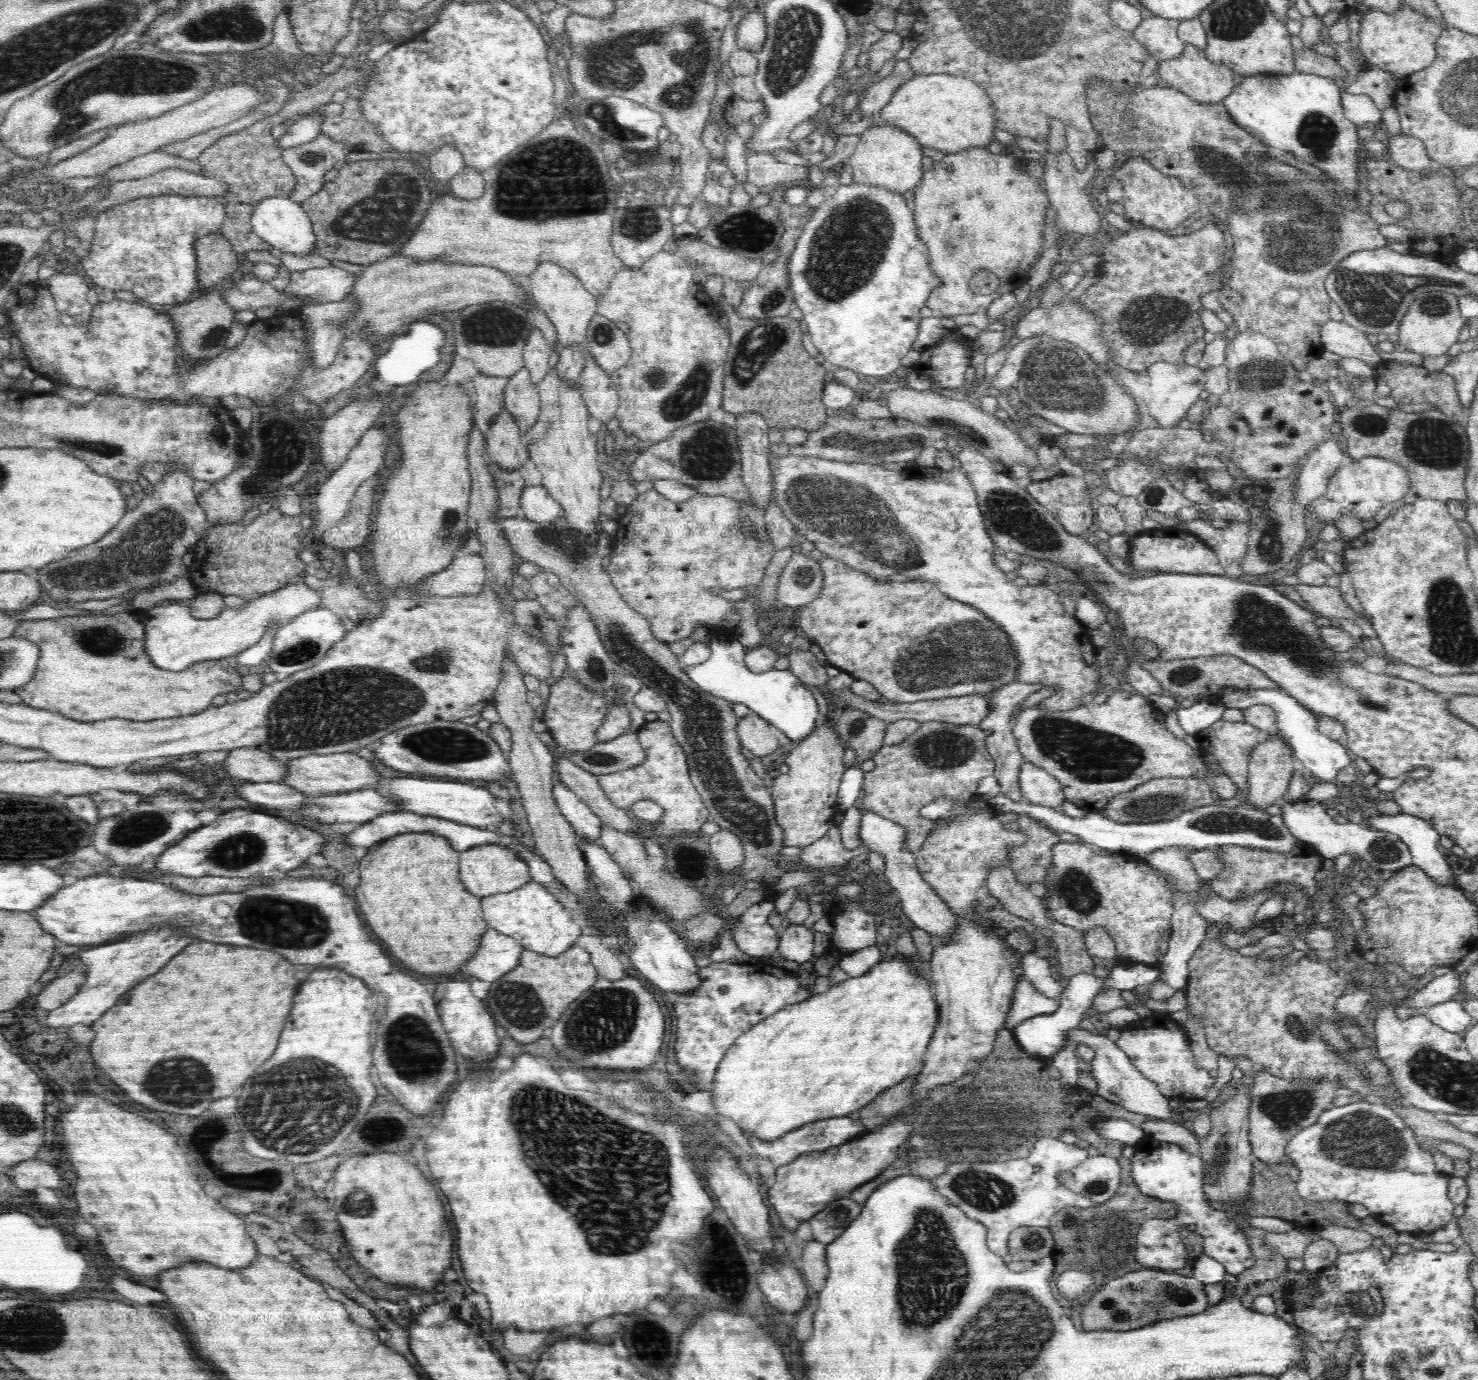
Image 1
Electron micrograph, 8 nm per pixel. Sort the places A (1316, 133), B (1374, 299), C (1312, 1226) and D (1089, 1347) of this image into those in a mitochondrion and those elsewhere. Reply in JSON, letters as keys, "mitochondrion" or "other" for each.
{"A":"mitochondrion","B":"mitochondrion","C":"other","D":"other"}

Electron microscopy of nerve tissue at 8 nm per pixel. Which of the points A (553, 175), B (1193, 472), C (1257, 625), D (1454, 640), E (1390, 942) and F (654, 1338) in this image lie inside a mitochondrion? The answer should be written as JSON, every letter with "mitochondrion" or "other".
{"A":"mitochondrion","B":"other","C":"mitochondrion","D":"mitochondrion","E":"other","F":"mitochondrion"}

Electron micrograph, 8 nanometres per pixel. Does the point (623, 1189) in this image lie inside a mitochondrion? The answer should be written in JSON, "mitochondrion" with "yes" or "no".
{"mitochondrion":"yes"}

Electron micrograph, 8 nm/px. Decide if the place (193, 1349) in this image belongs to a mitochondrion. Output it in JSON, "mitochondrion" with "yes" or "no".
{"mitochondrion":"no"}

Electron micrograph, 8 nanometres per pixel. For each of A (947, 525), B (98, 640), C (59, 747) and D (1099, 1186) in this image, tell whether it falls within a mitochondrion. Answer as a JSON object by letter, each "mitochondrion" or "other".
{"A":"other","B":"mitochondrion","C":"other","D":"mitochondrion"}

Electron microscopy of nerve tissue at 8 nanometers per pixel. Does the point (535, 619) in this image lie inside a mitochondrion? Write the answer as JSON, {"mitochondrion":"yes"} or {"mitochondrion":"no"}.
{"mitochondrion":"yes"}

